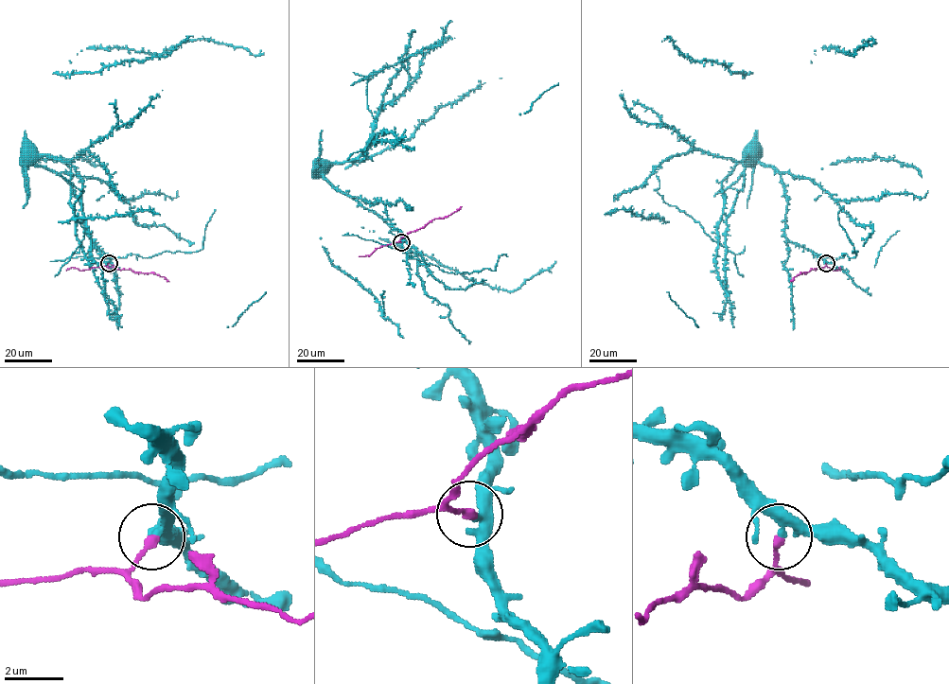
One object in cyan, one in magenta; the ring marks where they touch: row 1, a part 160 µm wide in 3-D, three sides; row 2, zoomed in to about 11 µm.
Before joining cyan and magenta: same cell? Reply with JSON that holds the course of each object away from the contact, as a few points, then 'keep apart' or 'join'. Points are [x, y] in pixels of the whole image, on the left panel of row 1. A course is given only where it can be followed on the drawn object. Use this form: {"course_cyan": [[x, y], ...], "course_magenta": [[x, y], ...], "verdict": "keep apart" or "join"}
{"course_cyan": [[109, 263], [111, 257], [95, 245], [85, 230], [82, 203], [71, 186], [57, 173], [35, 166], [24, 145]], "course_magenta": [[109, 263], [108, 268], [153, 272], [168, 281]], "verdict": "keep apart"}

